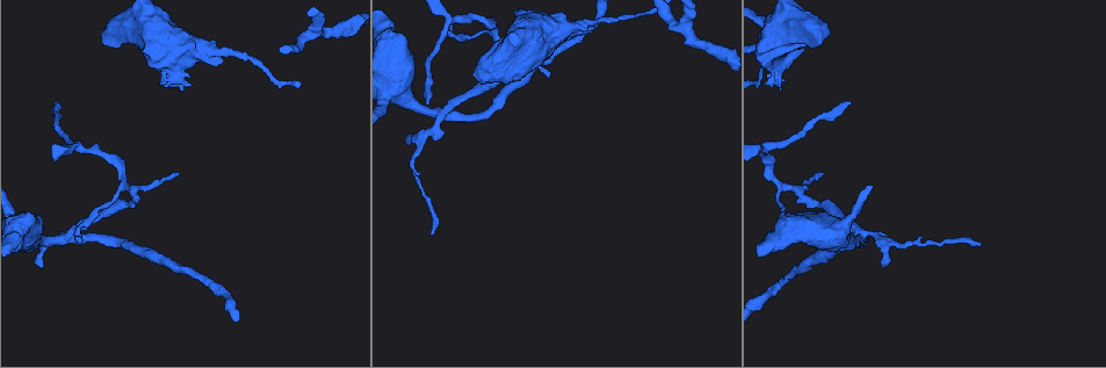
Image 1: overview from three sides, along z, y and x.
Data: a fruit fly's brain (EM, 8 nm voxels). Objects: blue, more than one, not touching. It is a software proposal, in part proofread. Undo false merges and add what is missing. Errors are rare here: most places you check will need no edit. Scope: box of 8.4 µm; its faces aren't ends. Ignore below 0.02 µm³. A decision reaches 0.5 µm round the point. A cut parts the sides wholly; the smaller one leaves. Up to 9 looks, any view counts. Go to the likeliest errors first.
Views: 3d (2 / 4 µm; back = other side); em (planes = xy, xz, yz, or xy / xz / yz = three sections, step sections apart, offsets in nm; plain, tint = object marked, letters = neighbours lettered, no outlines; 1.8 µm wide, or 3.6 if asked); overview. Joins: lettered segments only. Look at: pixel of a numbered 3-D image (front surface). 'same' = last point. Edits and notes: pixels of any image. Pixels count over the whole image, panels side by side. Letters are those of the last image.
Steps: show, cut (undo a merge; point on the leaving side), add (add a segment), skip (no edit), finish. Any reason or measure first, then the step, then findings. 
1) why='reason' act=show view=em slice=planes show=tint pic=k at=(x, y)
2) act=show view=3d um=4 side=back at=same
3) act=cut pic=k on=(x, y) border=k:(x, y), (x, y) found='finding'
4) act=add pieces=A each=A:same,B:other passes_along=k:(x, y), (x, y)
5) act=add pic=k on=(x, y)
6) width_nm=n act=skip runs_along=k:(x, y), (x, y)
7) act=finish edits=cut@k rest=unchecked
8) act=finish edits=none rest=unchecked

why='thick turns thin' act=show view=em slice=planes show=letters pic=1 at=(859, 233)

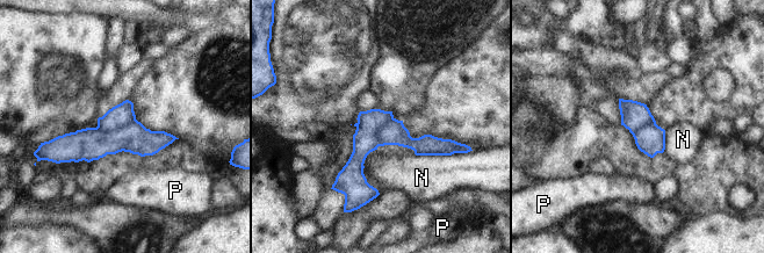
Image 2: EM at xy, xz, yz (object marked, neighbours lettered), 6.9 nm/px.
act=cut pic=2 on=(117, 116) each=N:other,P:other found='two neurons meet here'

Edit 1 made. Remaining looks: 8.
why='two arms in line, one across' act=show view=em slice=planes show=letters pic=1 at=(314, 33)

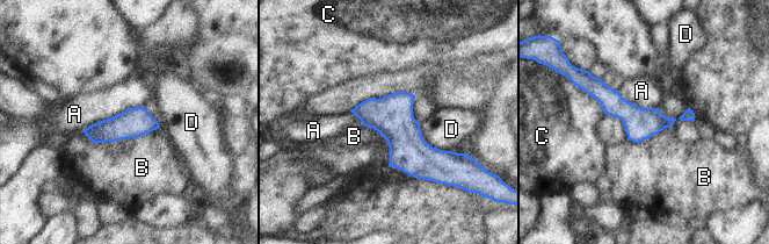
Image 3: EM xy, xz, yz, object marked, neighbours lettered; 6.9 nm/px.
act=skip each=A:other,B:other,C:other,D:other border=3:(143, 105), (127, 108), (81, 130) found='all the same neuron'

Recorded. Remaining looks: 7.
why='thick end' act=show view=em um=3.6 slice=planes show=letters pic=1 at=(818, 46)

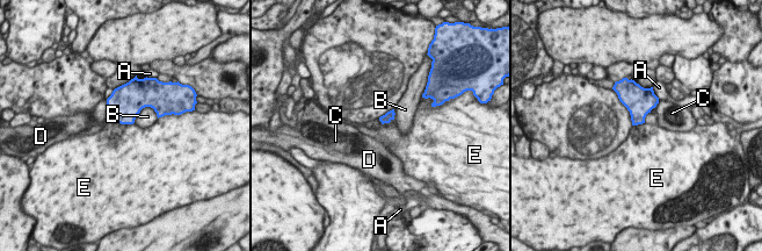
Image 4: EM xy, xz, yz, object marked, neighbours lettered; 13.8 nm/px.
act=skip each=A:other,B:other,C:other,D:other,E:other found='none of them fits'

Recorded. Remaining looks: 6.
act=finish edits=cut@2 rest=unchecked

